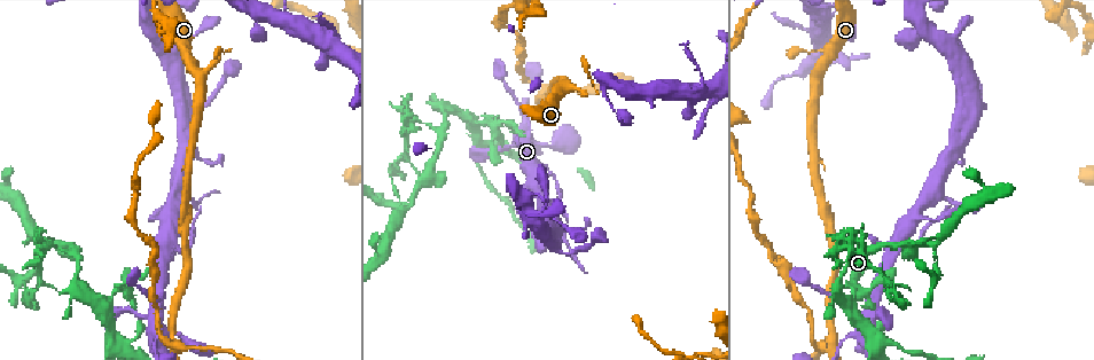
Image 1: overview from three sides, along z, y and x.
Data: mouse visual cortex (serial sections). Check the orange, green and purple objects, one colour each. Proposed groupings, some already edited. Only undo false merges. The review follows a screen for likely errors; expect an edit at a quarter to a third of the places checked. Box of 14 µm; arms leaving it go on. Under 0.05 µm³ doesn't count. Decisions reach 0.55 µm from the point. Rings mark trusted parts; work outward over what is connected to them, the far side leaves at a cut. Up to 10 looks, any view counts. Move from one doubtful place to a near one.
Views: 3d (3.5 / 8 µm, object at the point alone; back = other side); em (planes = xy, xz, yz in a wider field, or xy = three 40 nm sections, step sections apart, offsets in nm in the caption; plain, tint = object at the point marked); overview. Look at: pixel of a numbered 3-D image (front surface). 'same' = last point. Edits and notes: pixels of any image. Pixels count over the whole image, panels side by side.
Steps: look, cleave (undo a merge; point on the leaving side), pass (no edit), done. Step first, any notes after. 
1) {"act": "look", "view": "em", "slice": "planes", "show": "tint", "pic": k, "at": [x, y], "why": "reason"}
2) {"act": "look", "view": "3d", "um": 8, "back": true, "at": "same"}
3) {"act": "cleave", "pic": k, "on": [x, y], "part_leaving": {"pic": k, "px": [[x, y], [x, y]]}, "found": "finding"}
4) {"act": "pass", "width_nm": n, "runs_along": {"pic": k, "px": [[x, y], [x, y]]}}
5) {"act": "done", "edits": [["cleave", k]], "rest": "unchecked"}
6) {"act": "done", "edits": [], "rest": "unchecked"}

{"act": "look", "view": "3d", "um": 8, "pic": 1, "at": [943, 195]}

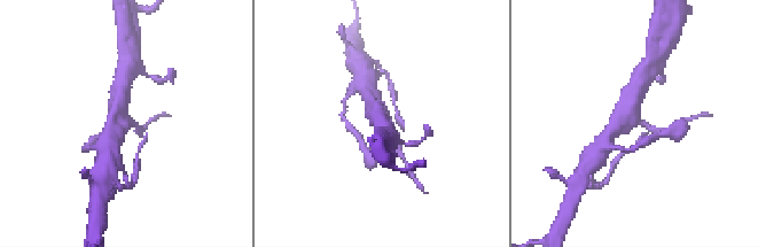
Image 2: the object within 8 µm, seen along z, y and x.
{"act": "look", "view": "3d", "um": 3.5, "pic": 2, "at": [131, 120]}

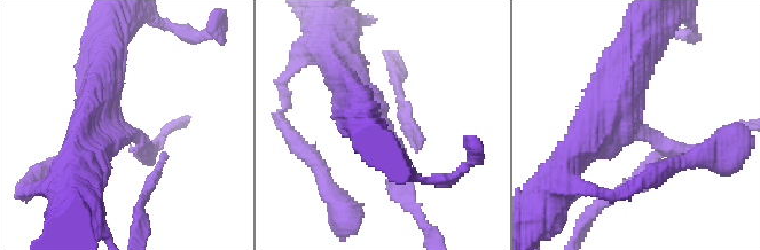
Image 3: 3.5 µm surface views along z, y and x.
{"act": "look", "view": "em", "slice": "xy", "step": 5, "show": "tint", "pic": 3, "at": [640, 130], "arm_widths_nm": [250, 350], "why": "now the EM"}

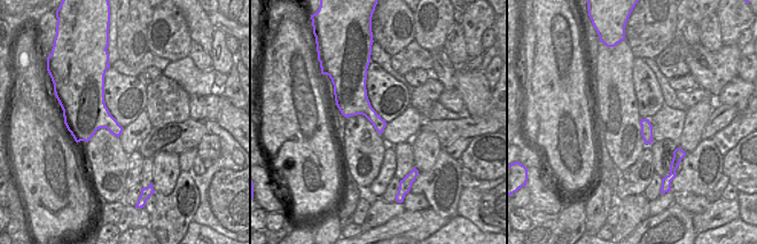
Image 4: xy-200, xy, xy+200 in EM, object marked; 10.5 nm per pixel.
{"act": "pass", "runs_along": {"pic": 3, "px": [[337, 78], [398, 142], [405, 187]]}, "found": "all the same cell"}

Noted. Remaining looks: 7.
{"act": "look", "view": "3d", "um": 3.5, "pic": 1, "at": [555, 177], "why": "abrupt turn"}

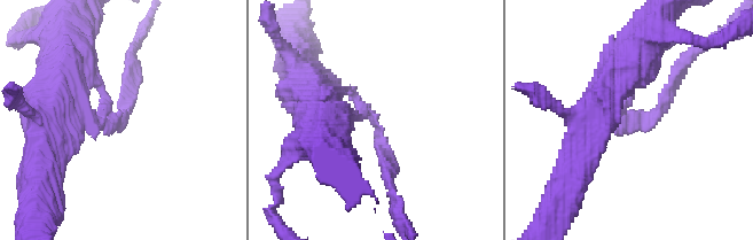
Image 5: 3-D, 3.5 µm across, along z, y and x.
{"act": "look", "view": "em", "slice": "xy", "step": 5, "show": "tint", "pic": 5, "at": [116, 129]}

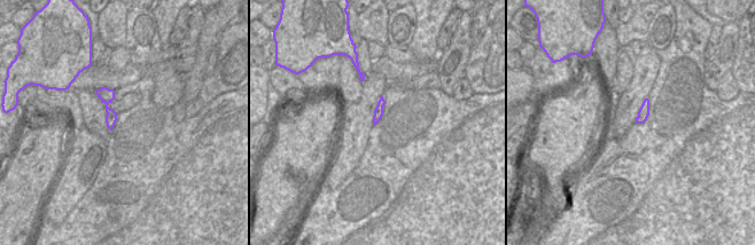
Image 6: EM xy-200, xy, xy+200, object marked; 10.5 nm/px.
{"act": "cleave", "pic": 5, "on": [127, 100], "width_nm": 100, "part_leaving": {"pic": 5, "px": [[108, 124], [125, 120], [128, 60]]}, "found": "a second cell is stuck on"}

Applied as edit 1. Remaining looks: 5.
{"act": "look", "view": "overview", "why": "see it whole again"}

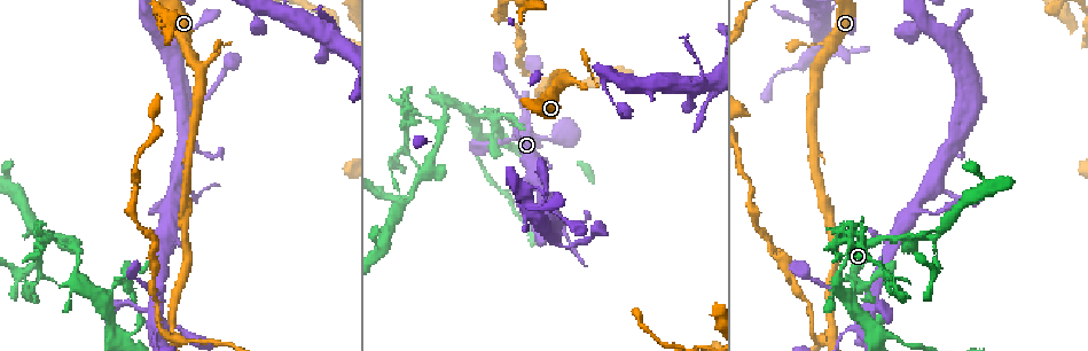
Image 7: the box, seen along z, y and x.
{"act": "look", "view": "3d", "um": 8, "back": true, "pic": 7, "at": [438, 123], "why": "abrupt turn"}

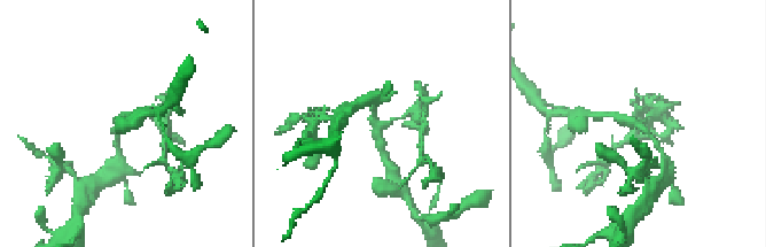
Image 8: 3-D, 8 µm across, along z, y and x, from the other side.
{"act": "look", "view": "3d", "um": 3.5, "pic": 8, "at": [640, 123]}

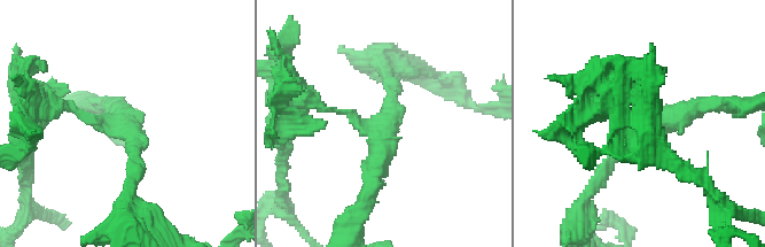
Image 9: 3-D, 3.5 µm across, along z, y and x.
{"act": "look", "view": "em", "slice": "xy", "step": 1, "show": "tint", "pic": 9, "at": [113, 128], "arms": 3, "arm_widths_nm": [100, 200, 250]}

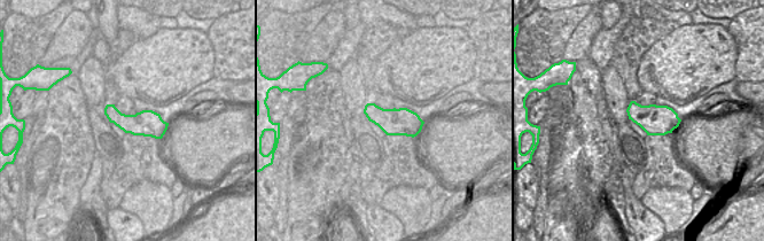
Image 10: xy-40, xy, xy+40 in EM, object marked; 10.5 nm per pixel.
{"act": "pass", "found": "all the same cell"}

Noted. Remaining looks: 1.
{"act": "done", "edits": [["cleave", 5]], "rest": "unchecked"}

